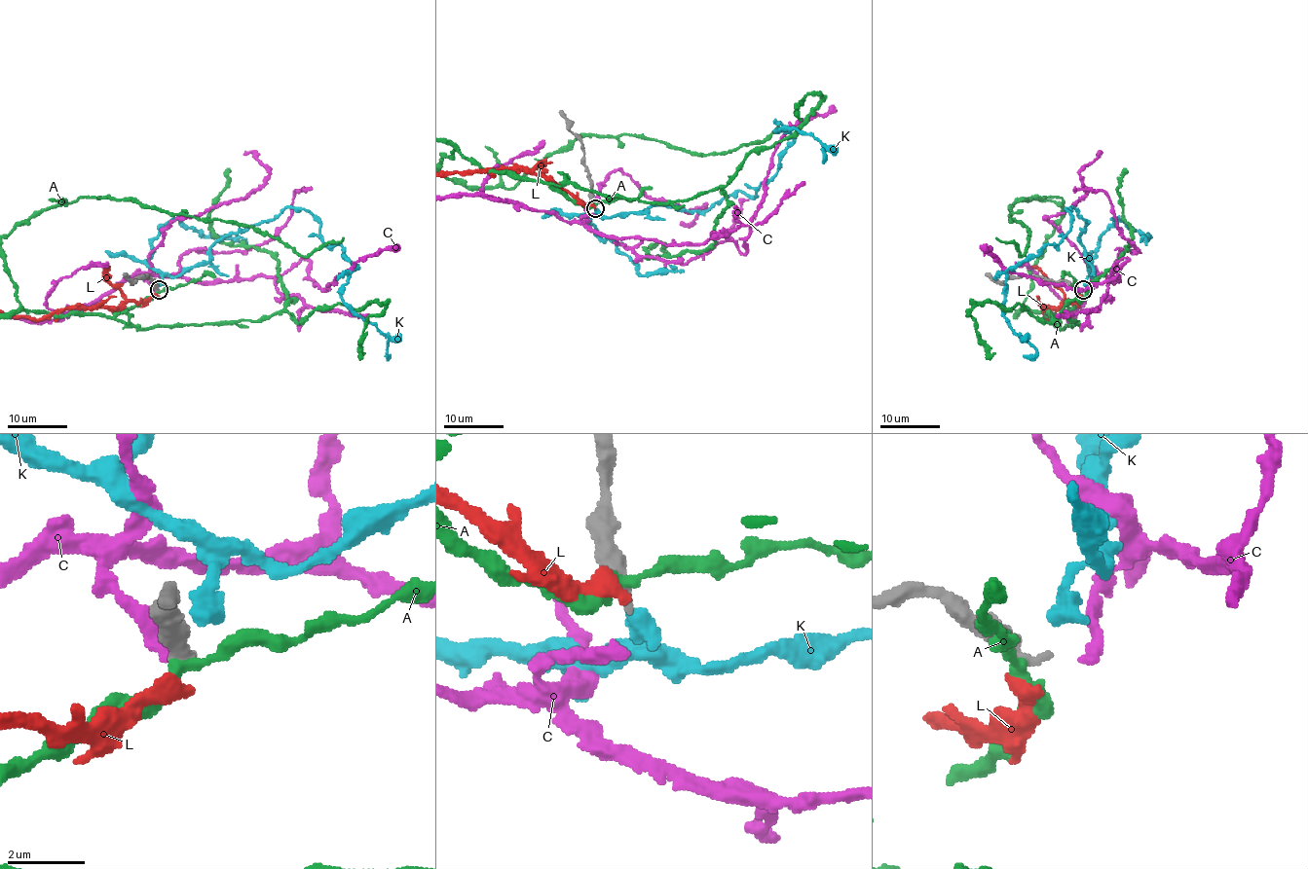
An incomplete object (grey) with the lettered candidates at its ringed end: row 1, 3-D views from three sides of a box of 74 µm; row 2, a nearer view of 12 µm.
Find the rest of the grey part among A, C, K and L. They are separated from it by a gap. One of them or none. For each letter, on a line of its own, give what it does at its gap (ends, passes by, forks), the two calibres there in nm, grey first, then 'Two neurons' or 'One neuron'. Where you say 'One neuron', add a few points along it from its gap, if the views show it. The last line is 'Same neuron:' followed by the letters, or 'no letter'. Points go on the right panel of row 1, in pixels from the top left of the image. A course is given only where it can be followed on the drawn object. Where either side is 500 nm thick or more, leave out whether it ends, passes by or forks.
A: It passes by. Thickness 240 nm (grey) against 280 nm. Two neurons
C: It ends there. Thickness 240 nm (grey) against 360 nm. Two neurons
K: Thickness 240 nm (grey) against 550 nm. One neuron. Its course: (1084, 285), (1086, 221), (1067, 207), (1070, 231), (1007, 271), (1007, 324), (1036, 348), (1023, 354)
L: It ends there. Thickness 240 nm (grey) against 440 nm. Two neurons
Same neuron: K

